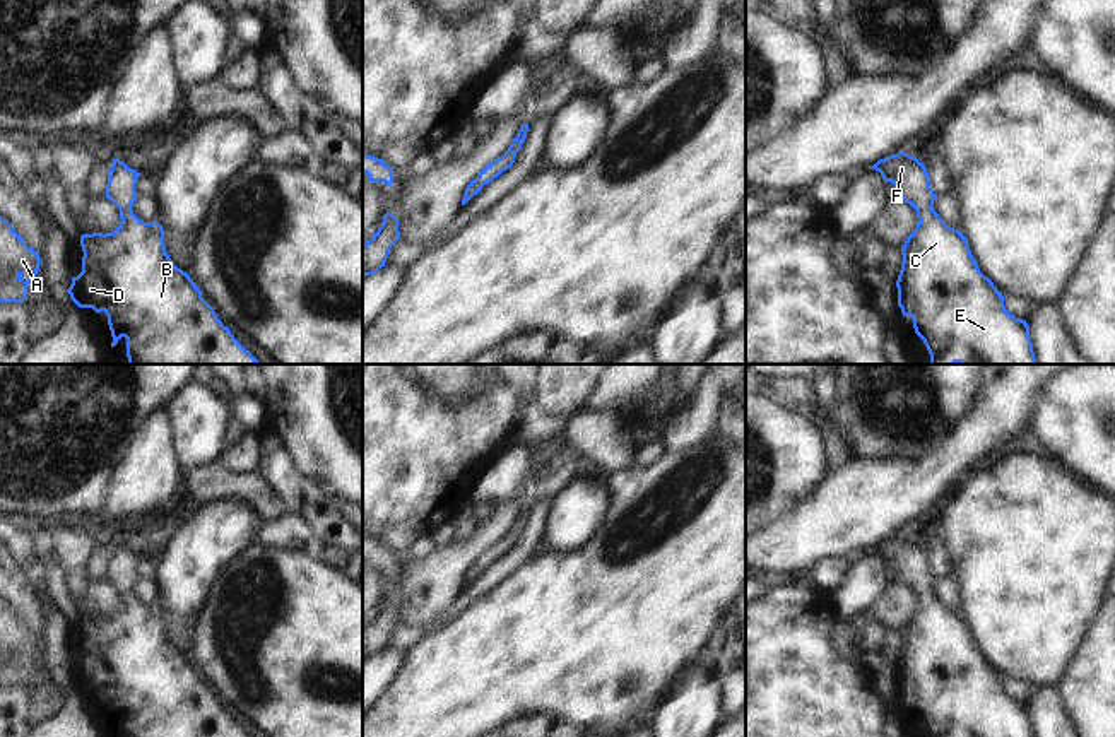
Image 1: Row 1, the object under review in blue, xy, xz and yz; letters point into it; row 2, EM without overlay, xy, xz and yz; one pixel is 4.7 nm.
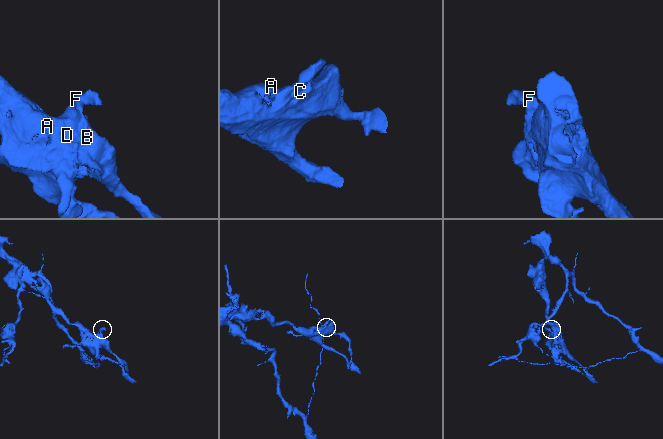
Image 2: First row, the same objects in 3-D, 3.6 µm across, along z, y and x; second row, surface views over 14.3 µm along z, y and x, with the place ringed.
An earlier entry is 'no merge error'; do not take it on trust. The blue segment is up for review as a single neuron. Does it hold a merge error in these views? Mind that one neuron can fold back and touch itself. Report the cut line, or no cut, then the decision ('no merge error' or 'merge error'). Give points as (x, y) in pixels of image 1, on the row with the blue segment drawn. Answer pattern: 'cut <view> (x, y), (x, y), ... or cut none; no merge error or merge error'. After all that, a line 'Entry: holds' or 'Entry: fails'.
cut none; no merge error
Entry: holds

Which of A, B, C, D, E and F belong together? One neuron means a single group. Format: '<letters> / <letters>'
A B C D E F

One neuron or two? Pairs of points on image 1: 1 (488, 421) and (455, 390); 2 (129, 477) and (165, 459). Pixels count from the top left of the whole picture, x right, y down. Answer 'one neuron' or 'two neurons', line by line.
1: two neurons
2: one neuron

